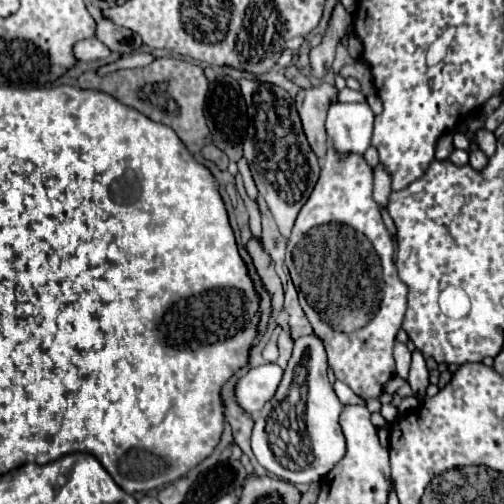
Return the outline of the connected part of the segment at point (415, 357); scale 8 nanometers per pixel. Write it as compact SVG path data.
M418 348L412 352L408 384L414 390L414 394L422 400L422 394L424 394L424 390L428 386L428 368L426 368L426 360L424 360L422 352L418 352Z

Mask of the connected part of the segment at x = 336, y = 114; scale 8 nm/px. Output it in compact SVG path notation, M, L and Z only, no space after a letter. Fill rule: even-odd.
M332 102L326 118L328 144L340 154L364 154L370 146L374 114L368 104Z

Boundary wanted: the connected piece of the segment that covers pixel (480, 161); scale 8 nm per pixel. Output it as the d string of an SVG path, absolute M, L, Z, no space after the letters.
M472 150L470 152L470 162L468 162L474 170L482 170L488 164L488 156L482 150Z

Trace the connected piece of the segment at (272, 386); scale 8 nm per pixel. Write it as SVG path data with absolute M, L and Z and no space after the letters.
M264 364L250 368L234 386L234 398L240 408L248 412L258 412L276 392L282 378L282 368L276 364Z

